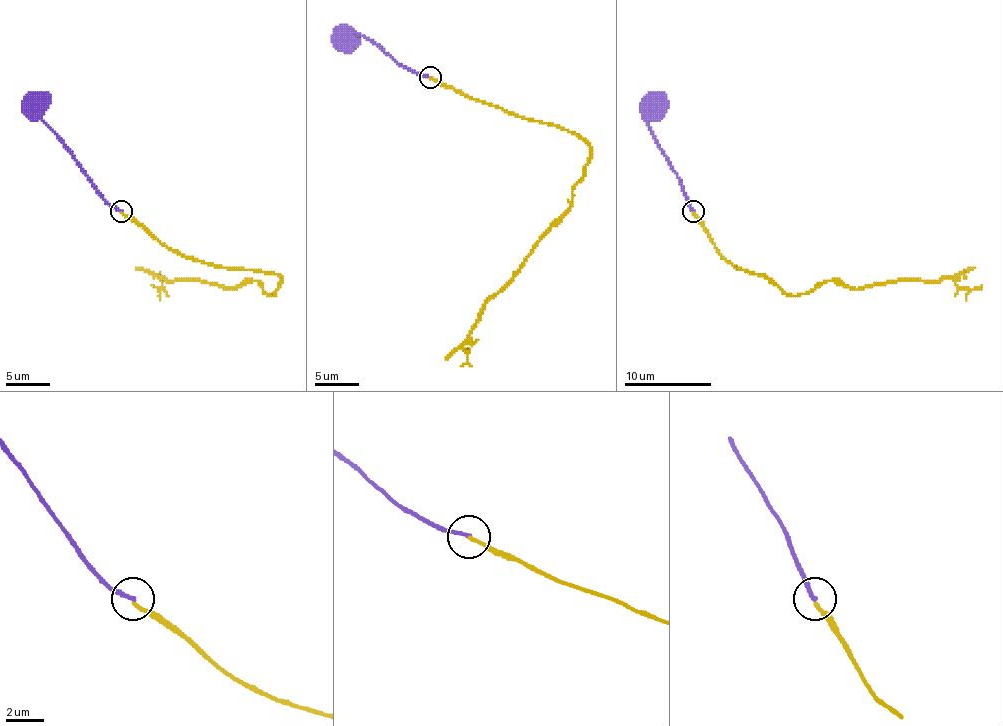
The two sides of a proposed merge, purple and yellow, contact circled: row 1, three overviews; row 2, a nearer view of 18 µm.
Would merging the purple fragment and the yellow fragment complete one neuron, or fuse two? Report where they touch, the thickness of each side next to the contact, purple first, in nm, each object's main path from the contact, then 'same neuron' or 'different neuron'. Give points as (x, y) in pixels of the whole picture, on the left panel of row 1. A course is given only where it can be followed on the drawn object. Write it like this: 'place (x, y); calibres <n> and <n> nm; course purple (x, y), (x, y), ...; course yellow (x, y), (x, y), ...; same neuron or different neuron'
place (121, 211); calibres 220 and 190 nm; course purple (120, 210), (107, 202), (72, 151), (31, 114), (28, 107); course yellow (120, 212), (186, 256), (280, 276), (271, 296), (256, 280), (227, 289), (160, 278), (162, 287), (151, 285); same neuron

